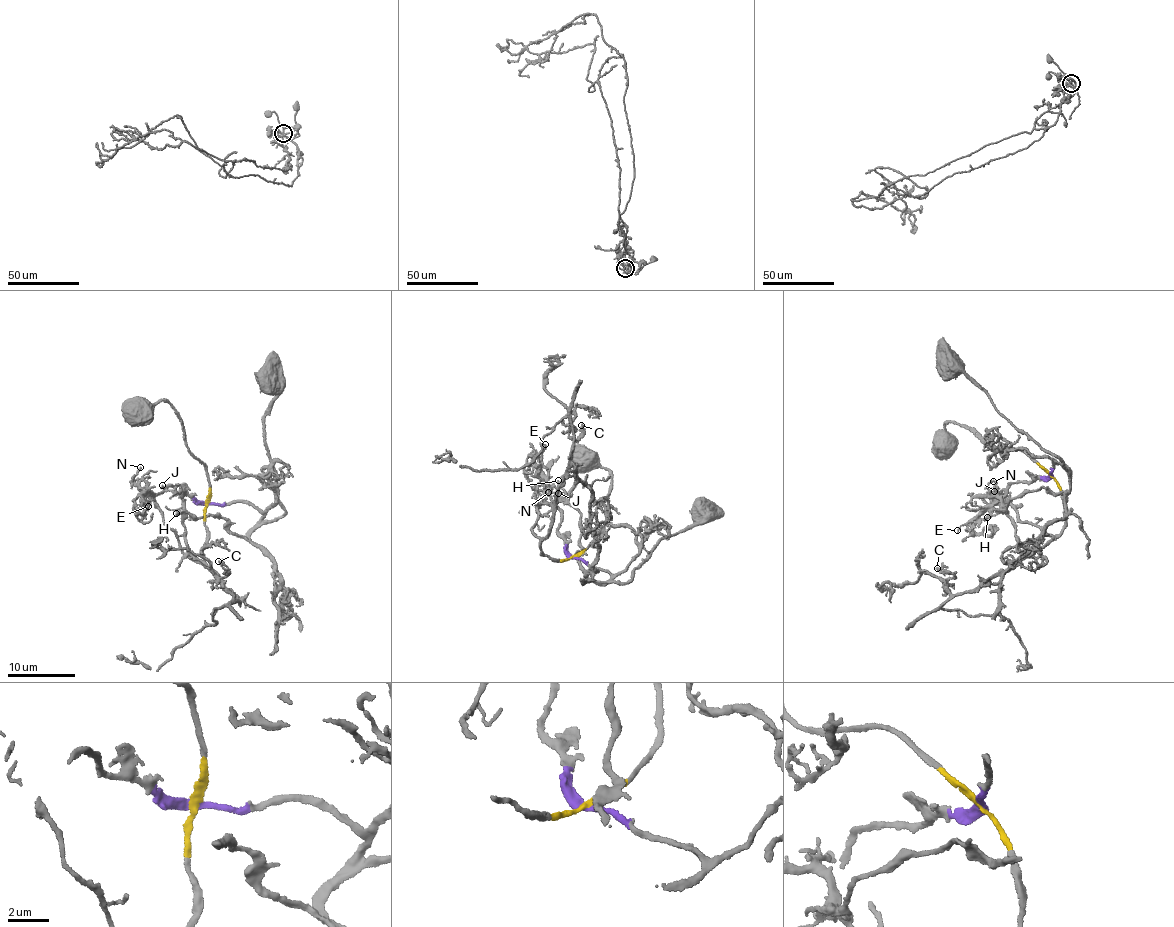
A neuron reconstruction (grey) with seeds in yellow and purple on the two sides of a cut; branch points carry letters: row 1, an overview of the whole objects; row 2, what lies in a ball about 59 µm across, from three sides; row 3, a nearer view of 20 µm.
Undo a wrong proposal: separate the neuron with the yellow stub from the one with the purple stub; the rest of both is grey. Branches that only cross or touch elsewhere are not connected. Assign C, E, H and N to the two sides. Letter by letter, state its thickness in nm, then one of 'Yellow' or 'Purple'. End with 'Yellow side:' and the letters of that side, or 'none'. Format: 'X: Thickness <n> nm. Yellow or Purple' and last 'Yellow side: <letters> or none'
C: Thickness 100 nm. Yellow
E: Thickness 120 nm. Purple
H: Thickness 150 nm. Yellow
N: Thickness 190 nm. Yellow
Yellow side: C, H, N

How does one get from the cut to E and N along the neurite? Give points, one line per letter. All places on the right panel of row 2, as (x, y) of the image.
E: (1051, 475), (1009, 483), (1000, 498), (986, 504), (976, 517), (957, 531)
N: (1051, 475), (1065, 500), (1064, 529), (1052, 537), (1022, 521), (1009, 505), (992, 505), (996, 494), (993, 481)

